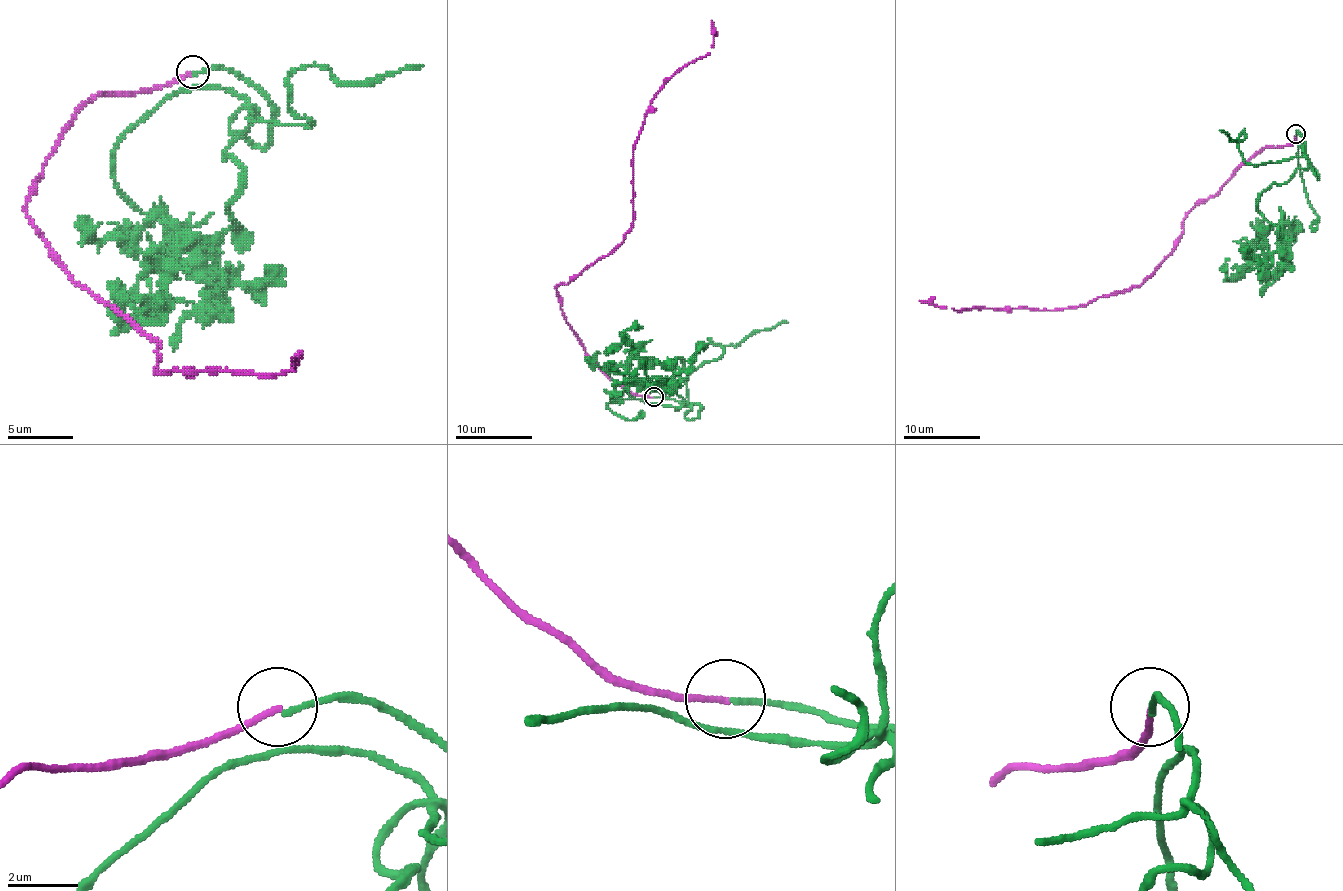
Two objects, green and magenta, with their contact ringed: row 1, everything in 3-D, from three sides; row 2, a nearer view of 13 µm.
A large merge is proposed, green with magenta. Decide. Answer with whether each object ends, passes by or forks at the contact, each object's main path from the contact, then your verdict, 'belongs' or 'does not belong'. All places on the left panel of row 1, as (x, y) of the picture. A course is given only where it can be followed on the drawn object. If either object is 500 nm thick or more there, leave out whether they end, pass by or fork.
green passes by | magenta ends | green via (193, 72), (269, 102), (272, 138), (249, 108), (223, 154), (226, 275), (160, 216), (108, 223) | magenta via (193, 72), (95, 95), (36, 177), (26, 213), (55, 262), (154, 341), (157, 374), (285, 374), (292, 357) | does not belong

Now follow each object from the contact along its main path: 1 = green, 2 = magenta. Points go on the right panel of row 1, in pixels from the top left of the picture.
1: (1296, 134), (1319, 174), (1304, 155), (1308, 168), (1260, 195), (1271, 253), (1283, 251), (1288, 222)
2: (1296, 134), (1290, 143), (1264, 147), (1202, 199), (1177, 245), (1139, 285), (1043, 310), (953, 310), (919, 300)

